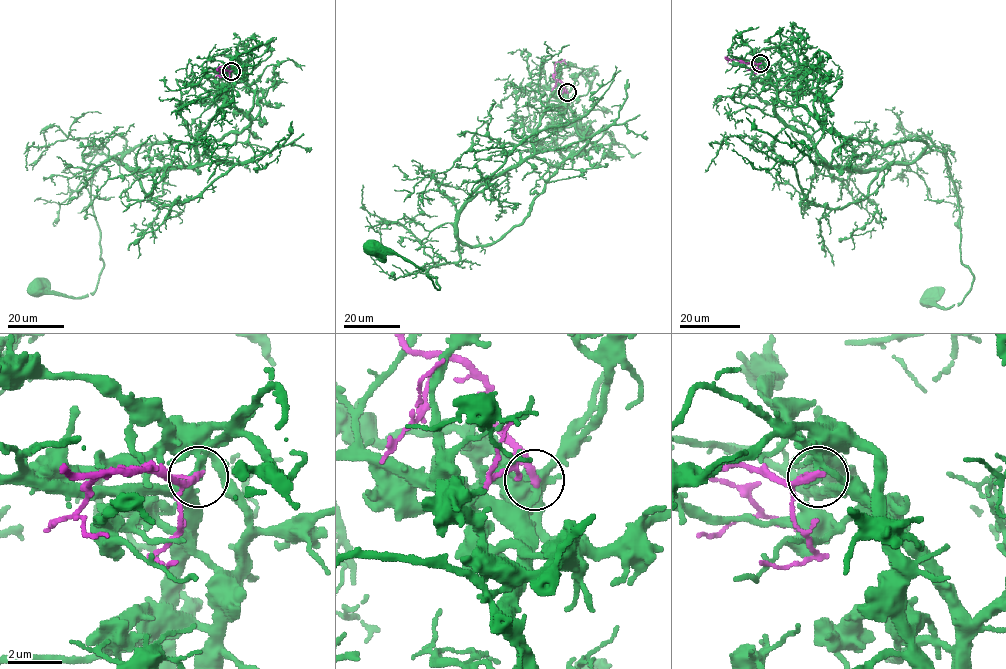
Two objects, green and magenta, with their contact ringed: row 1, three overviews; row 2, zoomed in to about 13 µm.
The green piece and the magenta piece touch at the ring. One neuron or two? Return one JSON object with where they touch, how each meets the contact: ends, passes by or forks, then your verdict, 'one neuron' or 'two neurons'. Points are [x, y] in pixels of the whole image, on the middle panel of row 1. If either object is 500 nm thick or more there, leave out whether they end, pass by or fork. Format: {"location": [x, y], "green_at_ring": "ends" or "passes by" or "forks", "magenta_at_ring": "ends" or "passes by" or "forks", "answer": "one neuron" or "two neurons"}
{"location": [567, 92], "green_at_ring": "passes by", "magenta_at_ring": "passes by", "answer": "two neurons"}

